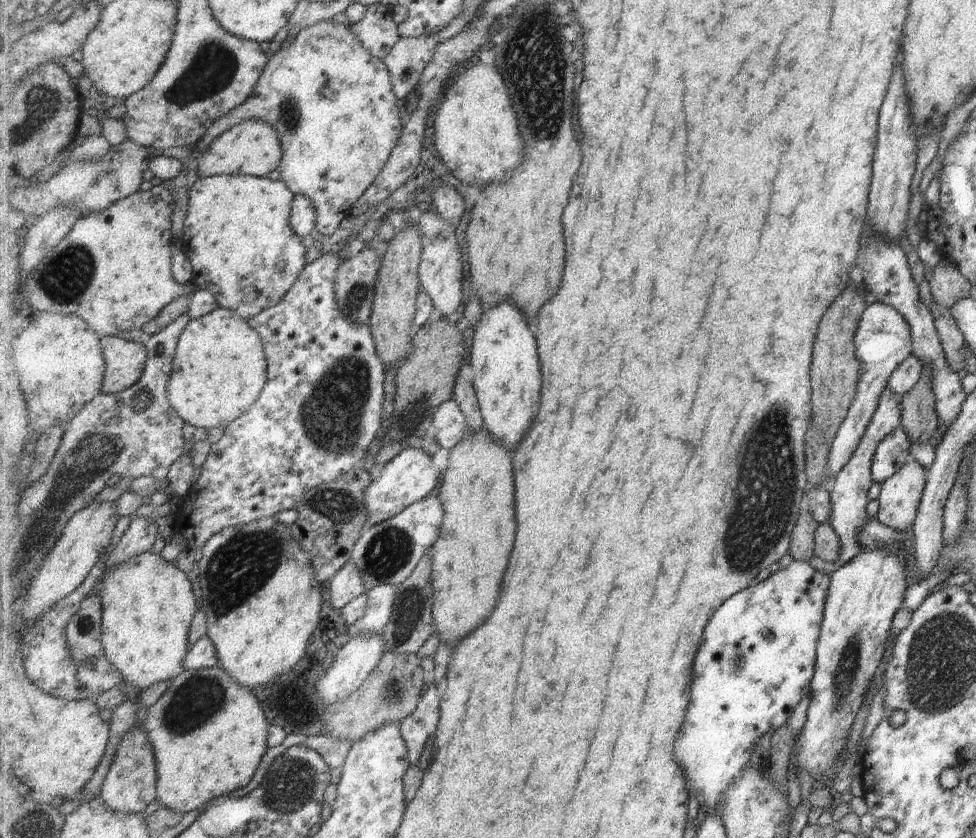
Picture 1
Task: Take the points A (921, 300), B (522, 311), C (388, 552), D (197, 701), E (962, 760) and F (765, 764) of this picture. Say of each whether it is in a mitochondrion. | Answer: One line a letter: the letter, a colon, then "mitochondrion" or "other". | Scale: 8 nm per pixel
A: other
B: other
C: mitochondrion
D: mitochondrion
E: other
F: other

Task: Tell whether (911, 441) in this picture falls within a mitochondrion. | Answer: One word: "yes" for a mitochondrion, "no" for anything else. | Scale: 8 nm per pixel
no

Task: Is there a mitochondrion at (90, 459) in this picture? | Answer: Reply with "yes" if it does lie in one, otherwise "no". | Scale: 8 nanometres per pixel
yes

